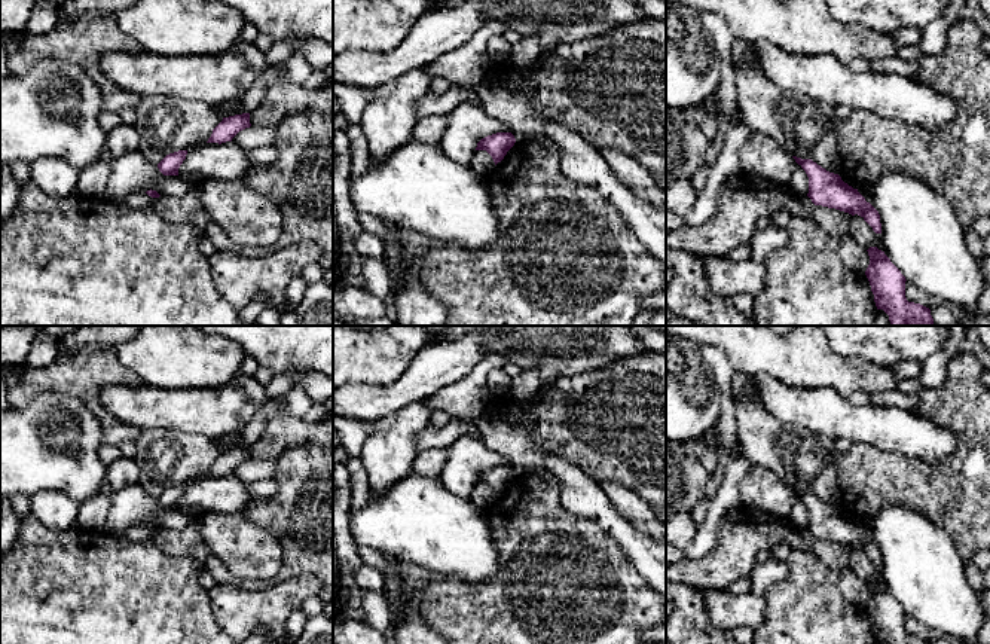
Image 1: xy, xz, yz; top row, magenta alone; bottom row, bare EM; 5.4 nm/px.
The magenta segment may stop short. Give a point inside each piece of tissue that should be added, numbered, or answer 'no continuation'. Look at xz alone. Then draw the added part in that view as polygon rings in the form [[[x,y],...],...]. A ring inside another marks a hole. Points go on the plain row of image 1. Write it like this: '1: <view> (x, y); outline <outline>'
no continuation

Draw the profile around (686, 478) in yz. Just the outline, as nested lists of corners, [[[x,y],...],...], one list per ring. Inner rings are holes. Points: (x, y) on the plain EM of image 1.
[[[666,449],[666,522],[705,503],[708,477],[700,460]]]

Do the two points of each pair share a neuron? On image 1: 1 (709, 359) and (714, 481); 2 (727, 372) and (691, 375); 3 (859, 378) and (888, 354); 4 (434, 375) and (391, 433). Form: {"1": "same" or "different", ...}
{"1": "same", "2": "different", "3": "different", "4": "different"}

